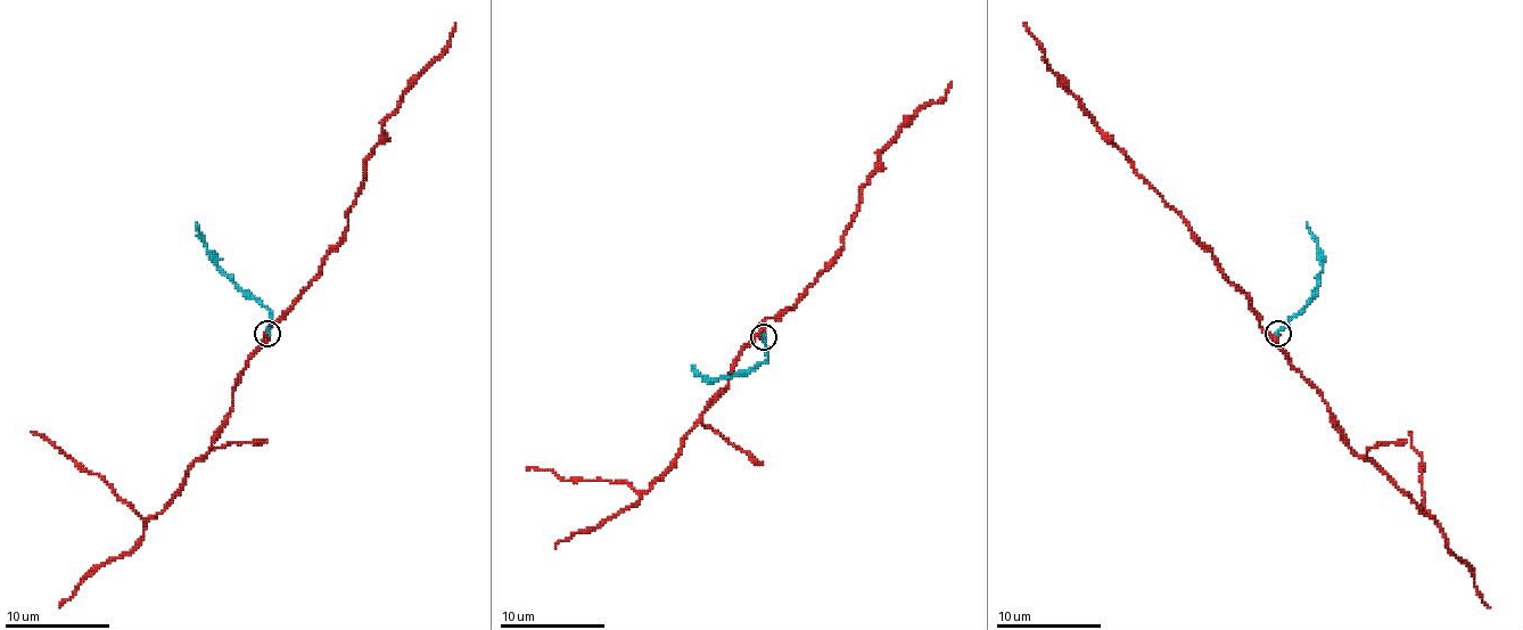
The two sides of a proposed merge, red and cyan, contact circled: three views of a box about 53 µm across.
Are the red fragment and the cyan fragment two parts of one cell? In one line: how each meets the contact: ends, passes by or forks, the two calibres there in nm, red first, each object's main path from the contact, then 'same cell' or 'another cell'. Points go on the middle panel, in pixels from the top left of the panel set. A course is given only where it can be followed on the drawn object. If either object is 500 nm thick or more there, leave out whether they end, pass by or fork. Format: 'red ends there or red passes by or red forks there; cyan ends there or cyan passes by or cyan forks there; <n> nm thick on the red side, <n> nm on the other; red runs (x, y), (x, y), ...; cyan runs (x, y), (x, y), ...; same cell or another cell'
red passes by; cyan ends there; 200 nm thick on the red side, 150 nm on the other; red runs (763, 336), (767, 318), (791, 308), (844, 247), (878, 157), (951, 82); cyan runs (763, 336), (767, 357), (731, 378), (707, 381), (692, 365); another cell

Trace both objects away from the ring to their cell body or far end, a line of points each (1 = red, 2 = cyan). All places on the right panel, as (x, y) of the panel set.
1: (1277, 332), (1273, 337), (1259, 325), (1249, 299), (1228, 279), (1188, 224), (1144, 180), (1050, 67), (1023, 23)
2: (1277, 332), (1299, 313), (1319, 283), (1323, 253), (1307, 222)

